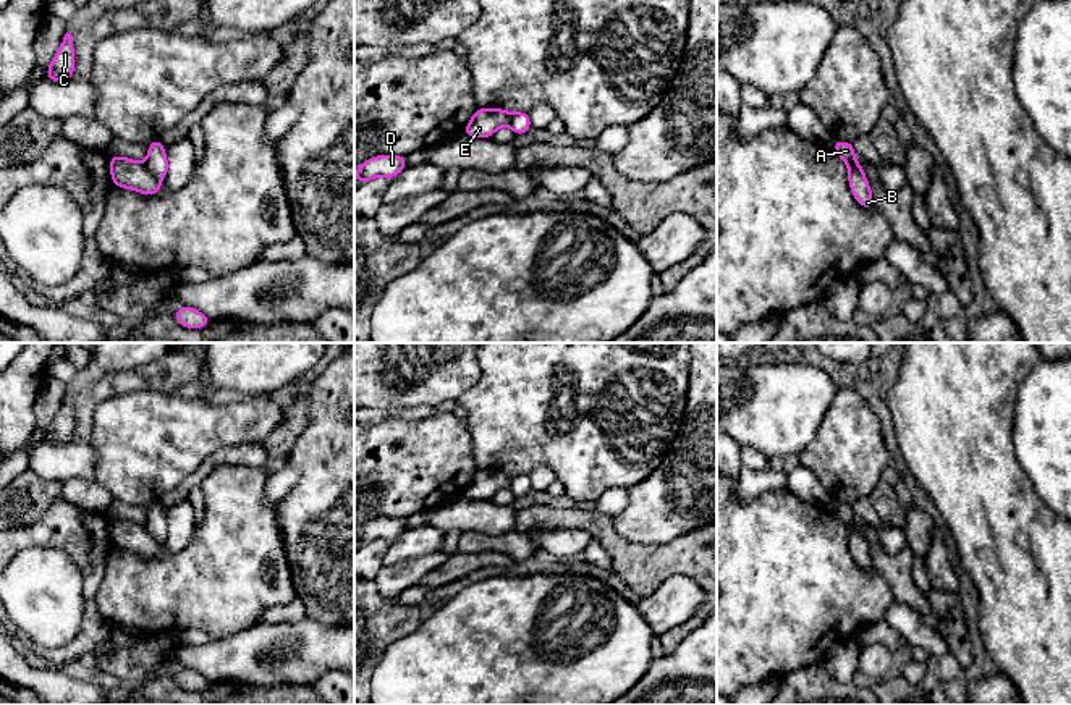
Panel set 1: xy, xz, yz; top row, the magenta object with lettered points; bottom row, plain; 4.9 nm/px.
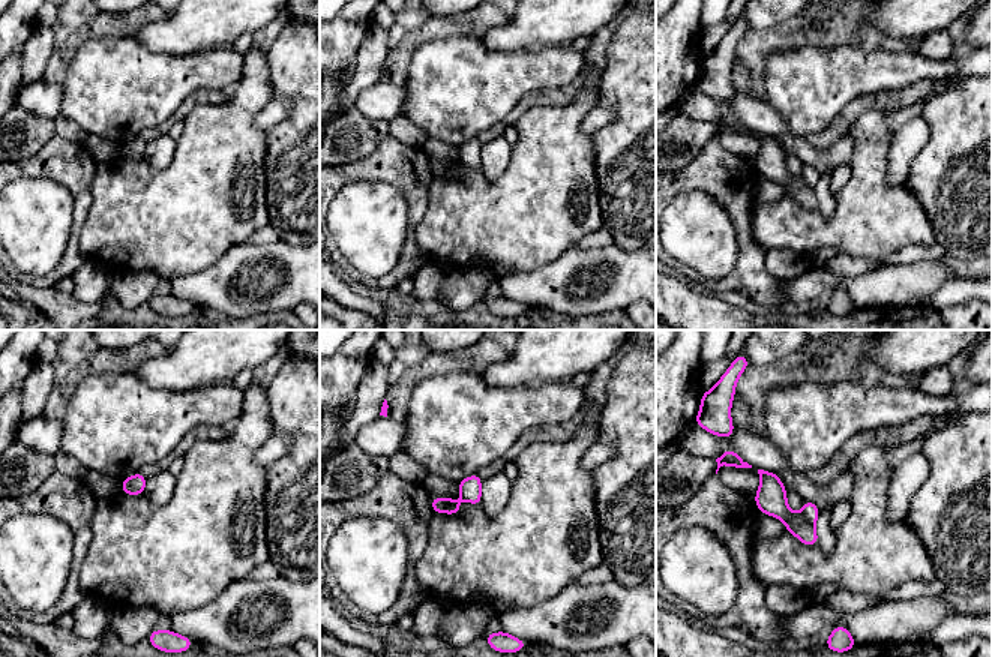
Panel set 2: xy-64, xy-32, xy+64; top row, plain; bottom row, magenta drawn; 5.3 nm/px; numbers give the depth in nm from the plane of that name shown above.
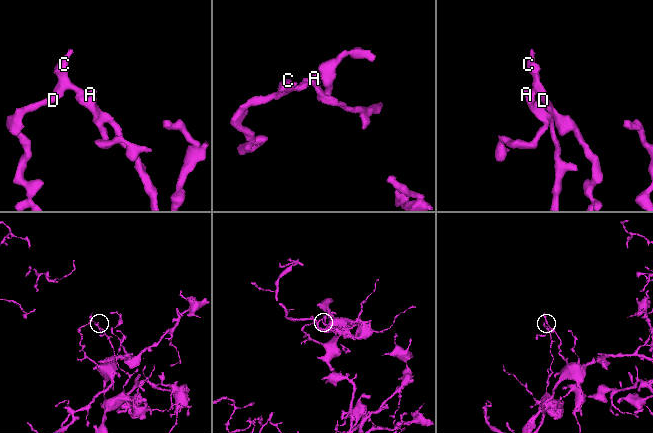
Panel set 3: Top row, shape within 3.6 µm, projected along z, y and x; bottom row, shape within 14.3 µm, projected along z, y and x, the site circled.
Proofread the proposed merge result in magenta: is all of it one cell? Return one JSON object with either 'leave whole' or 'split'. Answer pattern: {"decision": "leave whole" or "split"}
{"decision": "split"}

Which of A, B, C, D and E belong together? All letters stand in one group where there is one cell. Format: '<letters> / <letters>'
A / B C D E

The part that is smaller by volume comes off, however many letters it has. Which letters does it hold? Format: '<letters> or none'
A

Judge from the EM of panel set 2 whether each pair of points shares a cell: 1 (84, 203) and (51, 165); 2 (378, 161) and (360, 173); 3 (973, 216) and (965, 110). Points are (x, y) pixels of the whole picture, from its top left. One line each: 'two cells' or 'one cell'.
1: one cell
2: one cell
3: one cell

